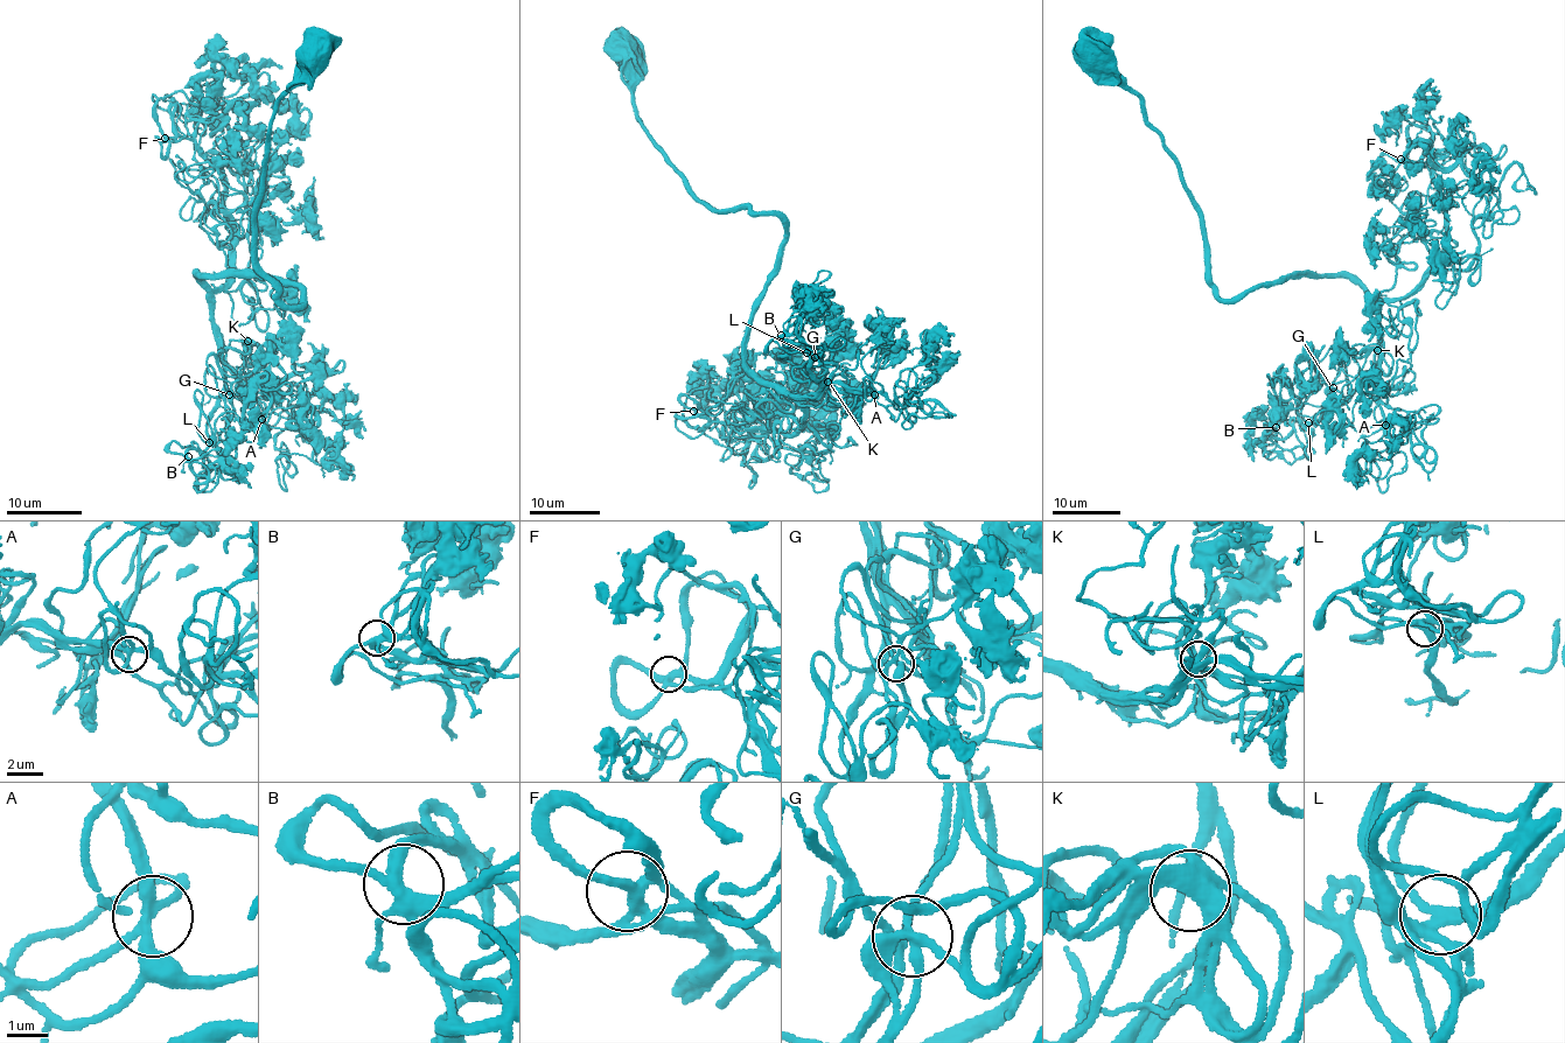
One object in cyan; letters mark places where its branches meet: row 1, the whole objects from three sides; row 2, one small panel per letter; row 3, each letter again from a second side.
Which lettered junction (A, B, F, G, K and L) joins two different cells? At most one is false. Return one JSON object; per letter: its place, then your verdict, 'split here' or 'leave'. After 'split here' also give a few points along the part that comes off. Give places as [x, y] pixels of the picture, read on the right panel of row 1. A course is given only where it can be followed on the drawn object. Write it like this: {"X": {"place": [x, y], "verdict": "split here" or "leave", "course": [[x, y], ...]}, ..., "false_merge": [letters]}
{"A": {"place": [1385, 425], "verdict": "leave"}, "B": {"place": [1276, 427], "verdict": "leave"}, "F": {"place": [1401, 159], "verdict": "leave"}, "G": {"place": [1333, 387], "verdict": "leave"}, "K": {"place": [1377, 350], "verdict": "leave"}, "L": {"place": [1308, 422], "verdict": "leave"}, "false_merge": []}

